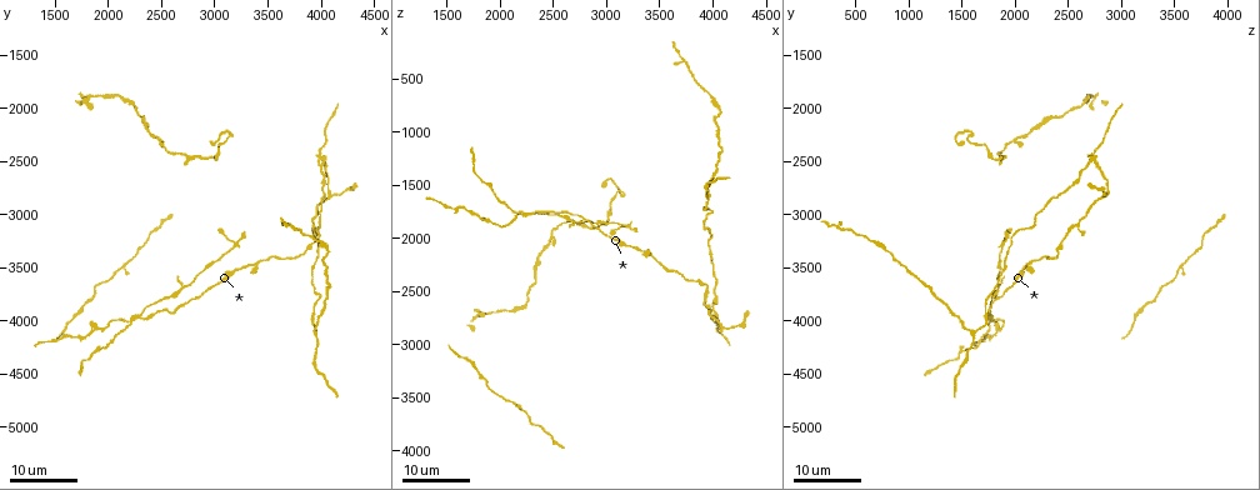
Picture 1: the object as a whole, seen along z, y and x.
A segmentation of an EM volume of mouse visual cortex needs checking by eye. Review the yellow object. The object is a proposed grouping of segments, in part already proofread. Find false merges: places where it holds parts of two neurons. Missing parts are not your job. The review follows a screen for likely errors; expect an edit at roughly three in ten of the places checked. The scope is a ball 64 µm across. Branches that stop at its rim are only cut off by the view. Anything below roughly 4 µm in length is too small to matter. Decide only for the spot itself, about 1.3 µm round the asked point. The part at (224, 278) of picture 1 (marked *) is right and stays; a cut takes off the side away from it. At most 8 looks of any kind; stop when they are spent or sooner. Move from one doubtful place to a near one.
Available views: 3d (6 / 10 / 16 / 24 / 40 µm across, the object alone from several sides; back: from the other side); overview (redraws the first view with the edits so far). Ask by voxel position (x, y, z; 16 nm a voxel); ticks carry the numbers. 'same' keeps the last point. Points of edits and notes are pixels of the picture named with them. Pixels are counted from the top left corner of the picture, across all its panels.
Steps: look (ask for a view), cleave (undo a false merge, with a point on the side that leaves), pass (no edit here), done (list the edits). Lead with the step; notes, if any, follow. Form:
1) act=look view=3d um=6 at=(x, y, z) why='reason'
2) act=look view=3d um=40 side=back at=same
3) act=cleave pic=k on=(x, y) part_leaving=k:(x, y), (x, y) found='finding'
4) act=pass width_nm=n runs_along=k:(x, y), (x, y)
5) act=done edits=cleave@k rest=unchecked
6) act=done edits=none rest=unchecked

act=look view=3d um=16 at=(4080, 2800, 2820) why='a fork'

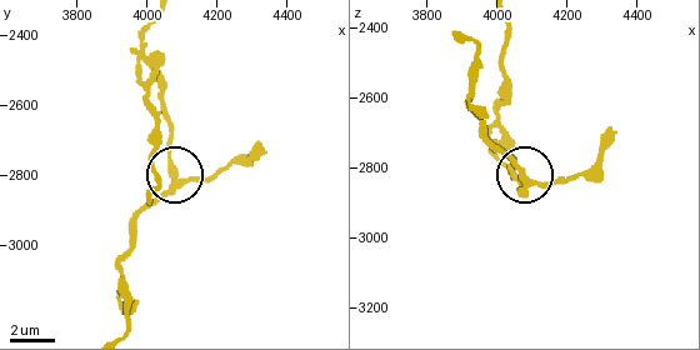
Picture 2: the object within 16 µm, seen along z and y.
act=look view=3d um=10 at=(4100, 2820, 2840)

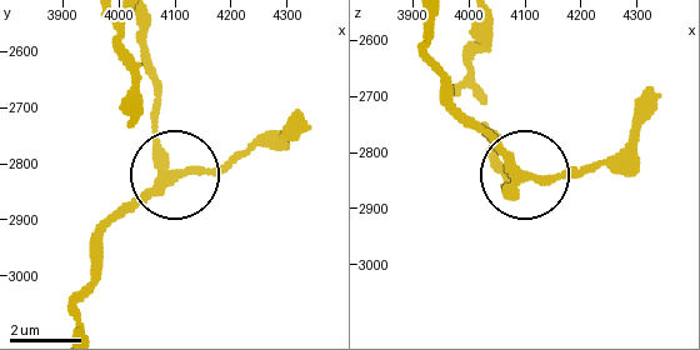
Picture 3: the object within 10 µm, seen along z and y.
act=pass width_nm=280 runs_along=3:(434, 21), (443, 93), (511, 164), (583, 174), (634, 164) found='one neuron here'

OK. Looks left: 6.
act=look view=3d um=24 at=(3940, 3120, 2600) why='sudden change in width'

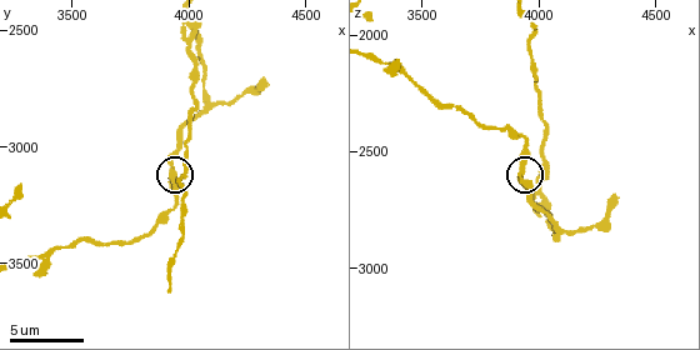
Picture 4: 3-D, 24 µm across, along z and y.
act=look view=3d um=10 at=(3940, 3100, 2580)

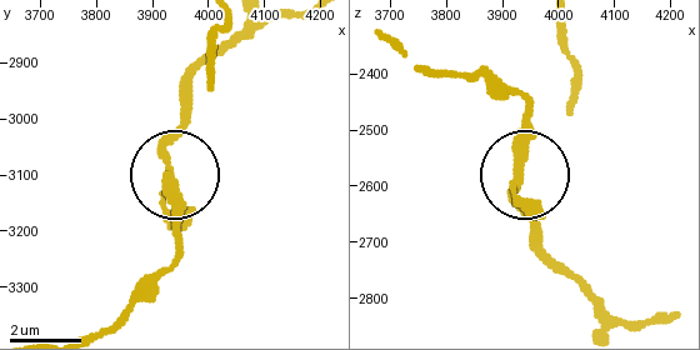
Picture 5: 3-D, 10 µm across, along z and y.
act=pass arms=3 runs_along=5:(108, 325), (179, 245), (170, 174), (179, 95) found='one neuron here'

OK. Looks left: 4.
act=look view=3d um=16 at=(3160, 2240, 1620) why='abrupt turn'

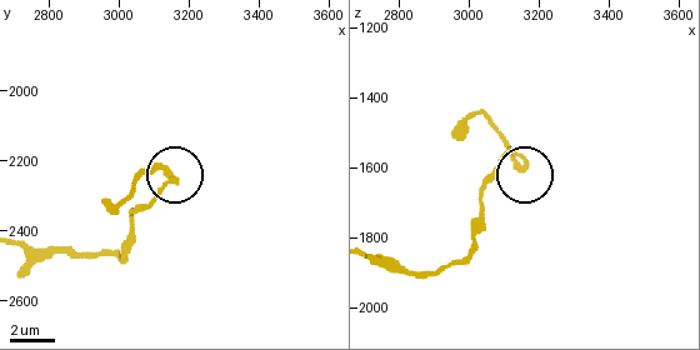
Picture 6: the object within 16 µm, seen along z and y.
act=look view=3d um=6 at=(3140, 2230, 1590)

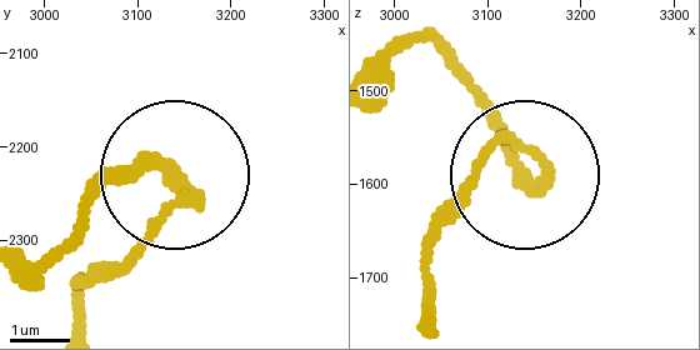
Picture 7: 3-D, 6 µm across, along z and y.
act=pass found='continuous, no second neuron'

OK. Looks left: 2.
act=look view=3d um=24 at=(3940, 4120, 1580) why='three-way junction'

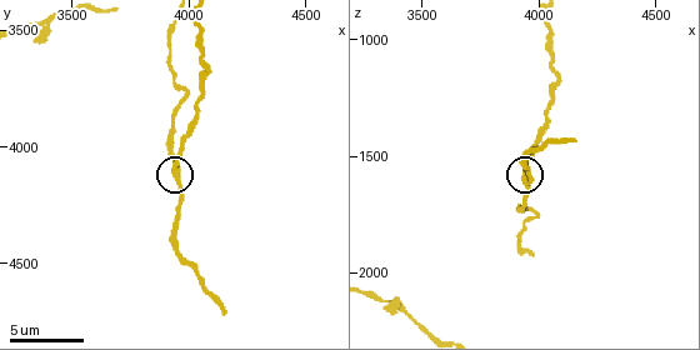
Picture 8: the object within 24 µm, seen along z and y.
act=look view=3d um=10 at=(3950, 4130, 1600)

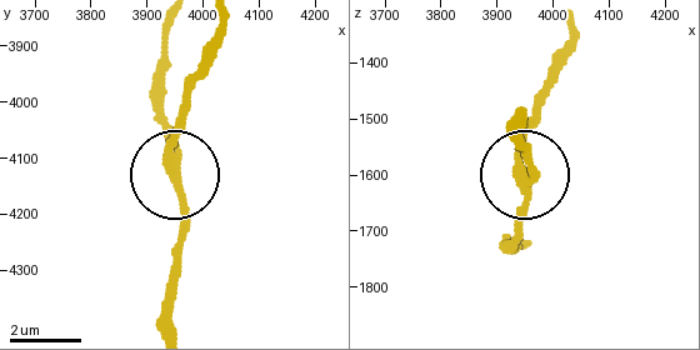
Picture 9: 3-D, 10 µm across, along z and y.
act=pass runs_along=9:(170, 26), (155, 108), (183, 206), (183, 275) found='one neuron here'

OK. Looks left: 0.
act=done edits=none rest=unchecked

